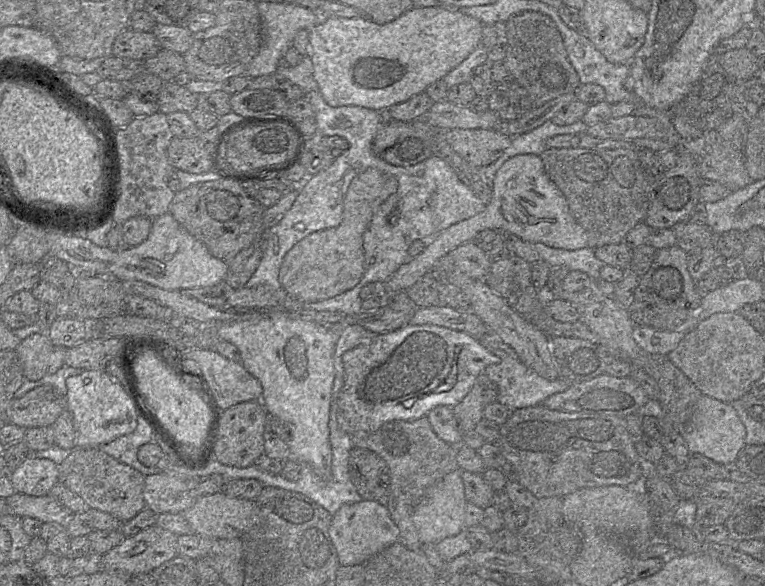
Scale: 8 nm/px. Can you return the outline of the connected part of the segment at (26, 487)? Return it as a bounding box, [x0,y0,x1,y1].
[9,454,59,496]

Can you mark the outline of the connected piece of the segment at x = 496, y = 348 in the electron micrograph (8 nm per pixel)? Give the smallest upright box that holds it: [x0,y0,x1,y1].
[478,331,573,411]

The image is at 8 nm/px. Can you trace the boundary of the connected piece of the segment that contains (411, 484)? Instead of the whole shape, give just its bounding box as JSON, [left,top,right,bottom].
[351,416,458,550]

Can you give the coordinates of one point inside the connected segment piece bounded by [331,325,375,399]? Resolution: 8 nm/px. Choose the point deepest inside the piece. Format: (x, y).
(351, 336)

